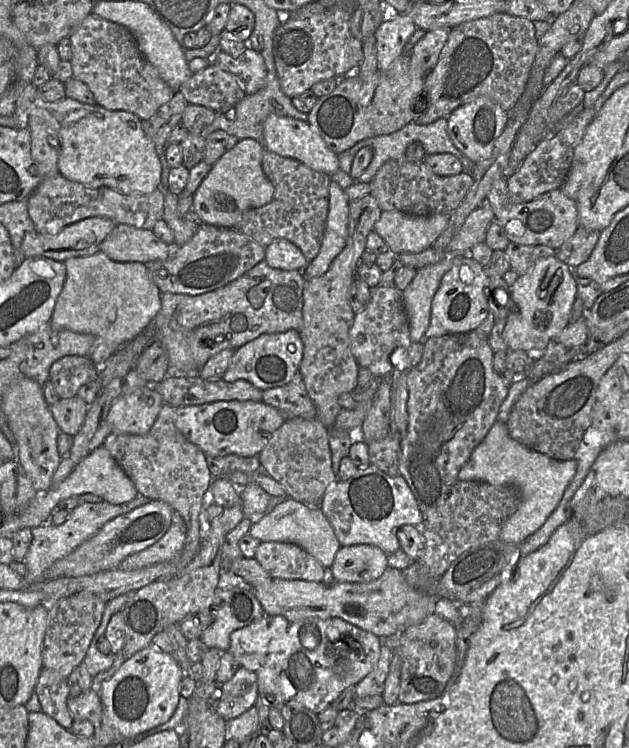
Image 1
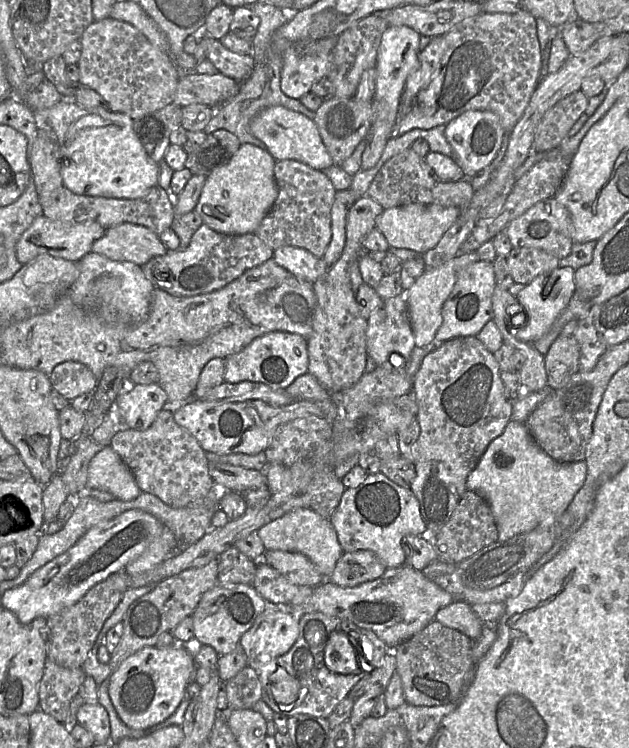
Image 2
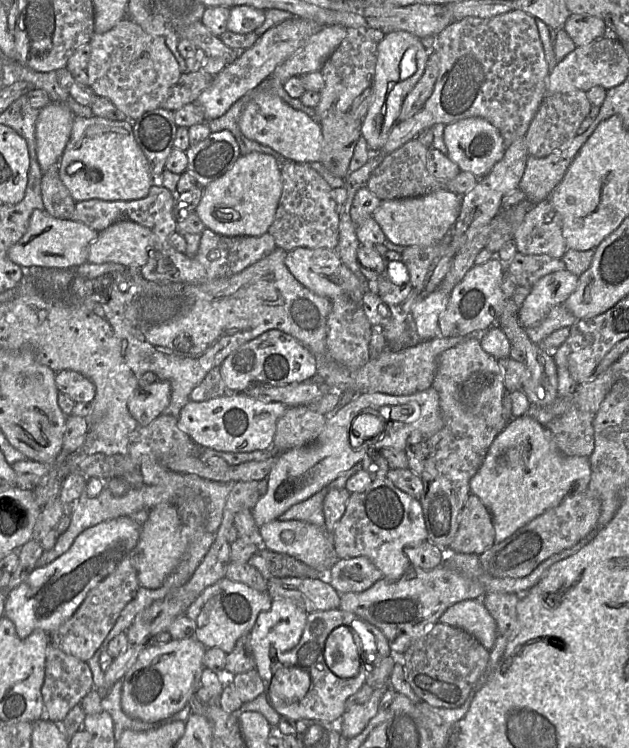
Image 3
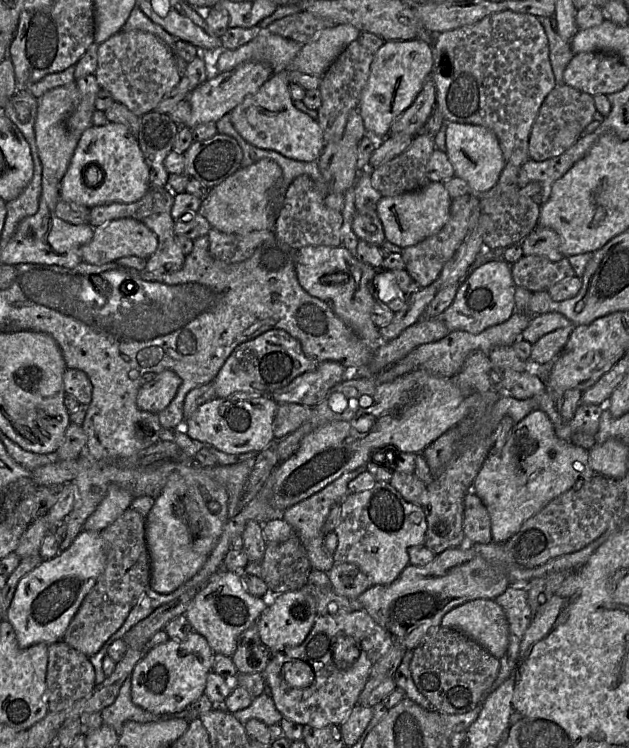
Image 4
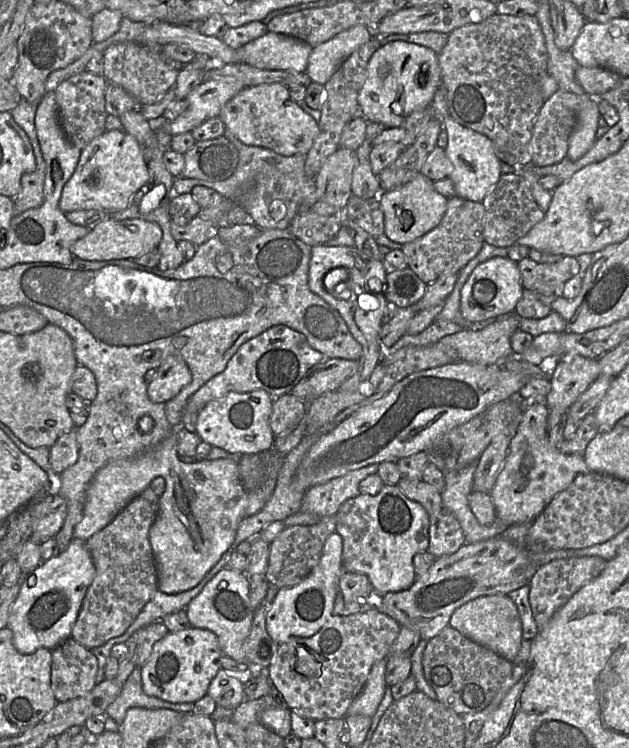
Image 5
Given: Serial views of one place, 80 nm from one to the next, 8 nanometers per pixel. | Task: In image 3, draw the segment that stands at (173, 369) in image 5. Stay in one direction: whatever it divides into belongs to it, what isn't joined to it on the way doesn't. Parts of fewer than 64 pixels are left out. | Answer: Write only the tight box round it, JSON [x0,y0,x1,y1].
[128,379,170,426]

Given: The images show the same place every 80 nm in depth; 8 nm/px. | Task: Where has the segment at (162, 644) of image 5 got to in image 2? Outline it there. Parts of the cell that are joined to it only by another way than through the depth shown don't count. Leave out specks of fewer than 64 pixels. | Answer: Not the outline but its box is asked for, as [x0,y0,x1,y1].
[108,640,197,730]

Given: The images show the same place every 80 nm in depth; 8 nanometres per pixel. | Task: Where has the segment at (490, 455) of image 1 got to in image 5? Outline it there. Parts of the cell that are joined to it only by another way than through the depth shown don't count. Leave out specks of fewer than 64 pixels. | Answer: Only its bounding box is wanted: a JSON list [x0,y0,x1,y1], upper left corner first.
[489,401,589,526]

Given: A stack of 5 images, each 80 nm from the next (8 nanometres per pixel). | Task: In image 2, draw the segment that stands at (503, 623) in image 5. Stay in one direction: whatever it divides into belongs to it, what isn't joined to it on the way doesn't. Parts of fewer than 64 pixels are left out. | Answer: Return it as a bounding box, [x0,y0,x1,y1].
[435,601,482,640]

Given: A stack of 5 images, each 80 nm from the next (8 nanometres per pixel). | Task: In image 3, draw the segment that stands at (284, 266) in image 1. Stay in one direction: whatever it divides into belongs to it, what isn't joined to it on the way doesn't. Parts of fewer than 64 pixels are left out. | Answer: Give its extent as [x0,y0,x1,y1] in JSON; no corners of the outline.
[285,247,369,303]

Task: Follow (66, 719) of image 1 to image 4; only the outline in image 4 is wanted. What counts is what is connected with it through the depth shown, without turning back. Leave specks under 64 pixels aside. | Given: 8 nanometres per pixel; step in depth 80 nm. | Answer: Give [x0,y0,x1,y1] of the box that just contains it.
[46,641,96,712]

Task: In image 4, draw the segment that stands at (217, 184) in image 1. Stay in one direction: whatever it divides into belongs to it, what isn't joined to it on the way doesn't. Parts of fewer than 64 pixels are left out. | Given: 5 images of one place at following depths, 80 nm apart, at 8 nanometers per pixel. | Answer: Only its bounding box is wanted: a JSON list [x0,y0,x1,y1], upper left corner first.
[198,158,282,234]

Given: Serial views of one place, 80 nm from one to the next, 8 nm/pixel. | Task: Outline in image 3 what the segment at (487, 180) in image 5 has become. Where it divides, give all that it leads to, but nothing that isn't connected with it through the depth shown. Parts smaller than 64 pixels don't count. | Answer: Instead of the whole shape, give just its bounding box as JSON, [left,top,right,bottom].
[444,117,506,181]

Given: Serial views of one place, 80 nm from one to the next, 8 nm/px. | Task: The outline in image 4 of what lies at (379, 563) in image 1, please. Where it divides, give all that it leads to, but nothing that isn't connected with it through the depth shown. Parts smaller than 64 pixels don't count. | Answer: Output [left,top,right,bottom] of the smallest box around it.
[327,563,372,599]

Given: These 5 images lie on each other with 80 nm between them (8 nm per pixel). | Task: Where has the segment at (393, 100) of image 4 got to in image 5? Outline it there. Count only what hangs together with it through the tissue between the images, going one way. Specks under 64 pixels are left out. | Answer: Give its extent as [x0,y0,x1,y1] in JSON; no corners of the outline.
[358,41,441,128]

